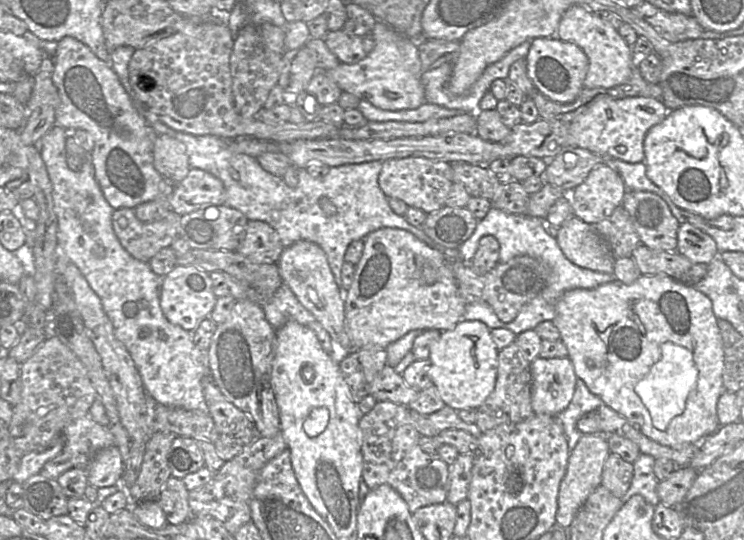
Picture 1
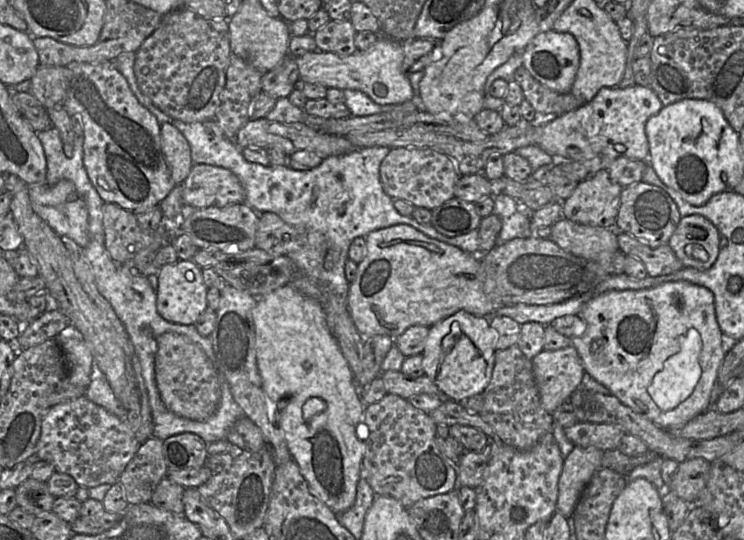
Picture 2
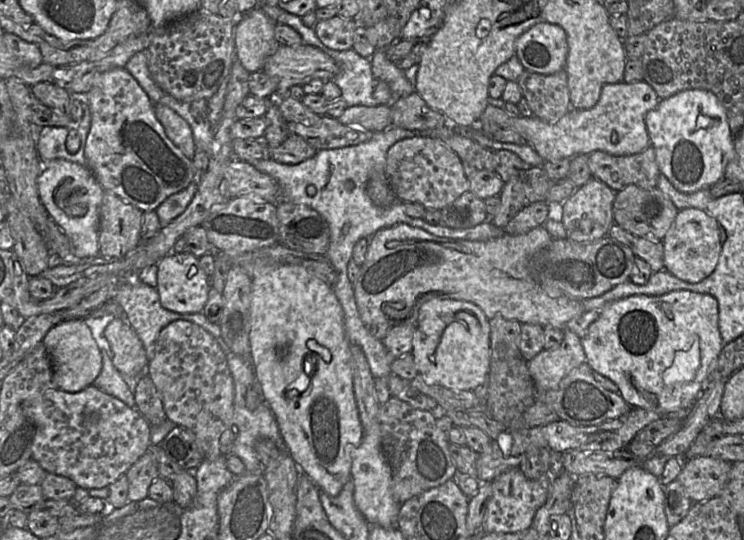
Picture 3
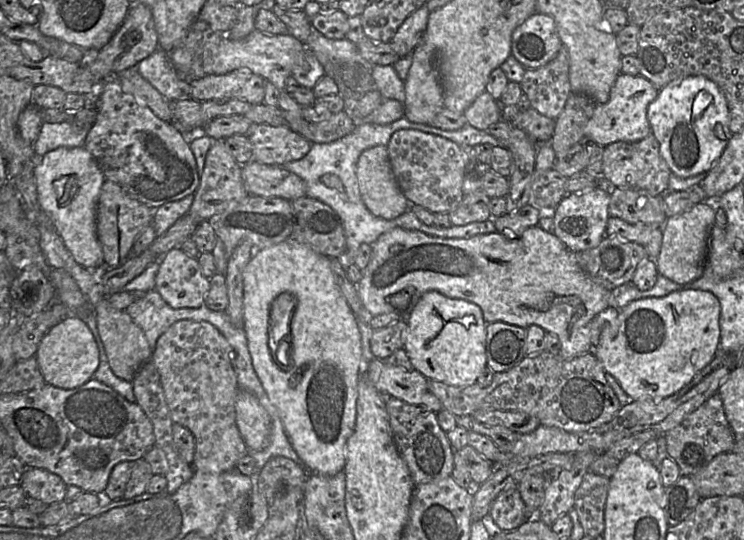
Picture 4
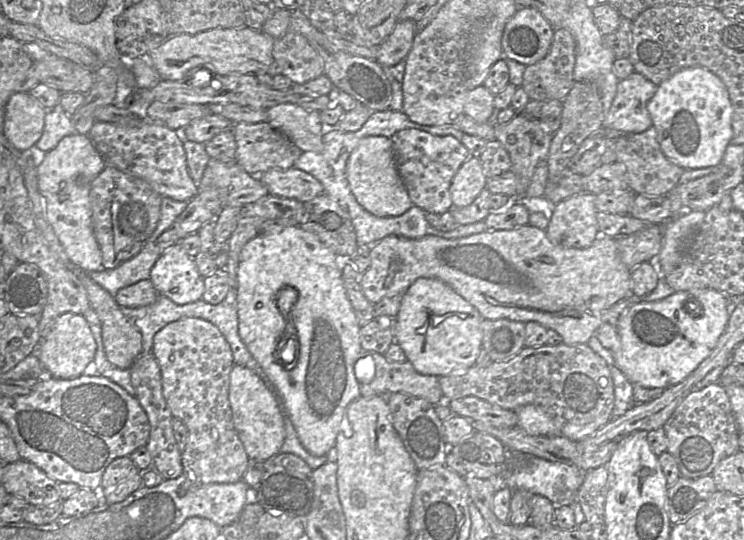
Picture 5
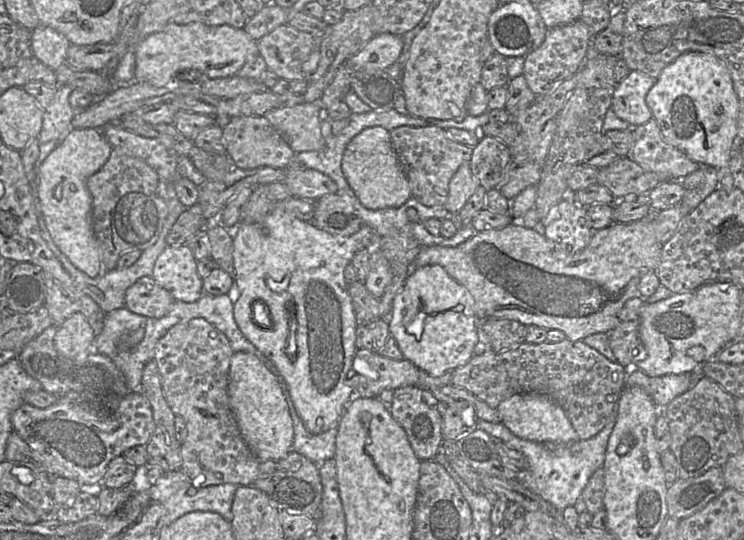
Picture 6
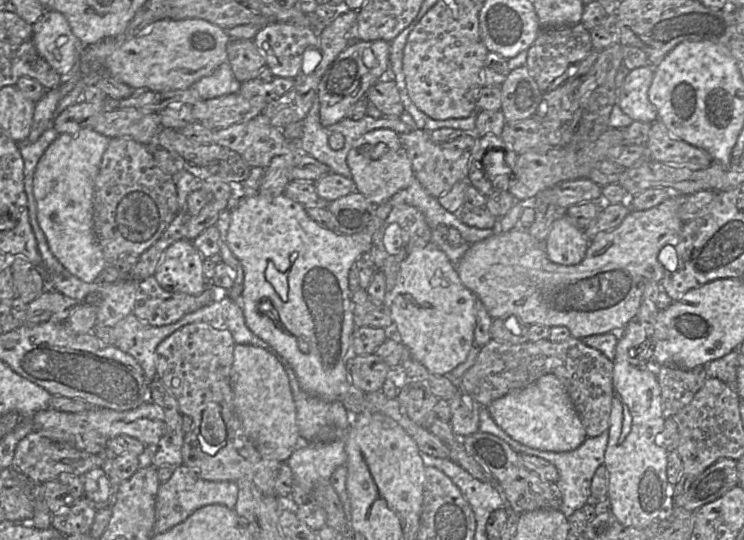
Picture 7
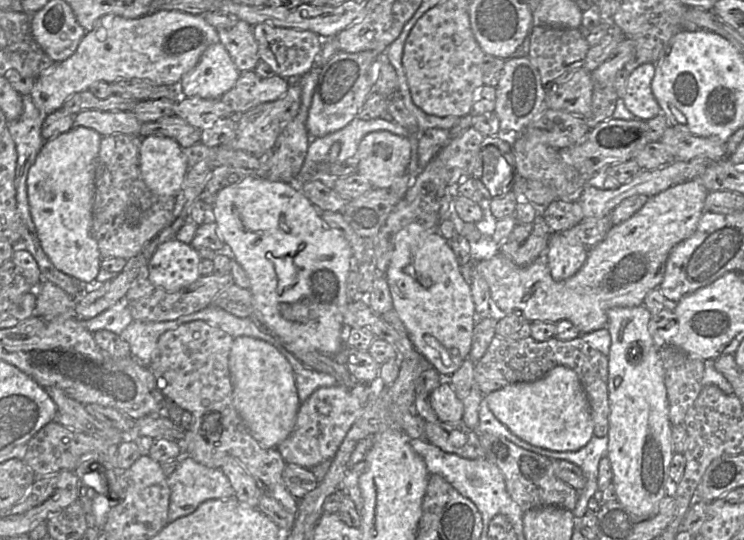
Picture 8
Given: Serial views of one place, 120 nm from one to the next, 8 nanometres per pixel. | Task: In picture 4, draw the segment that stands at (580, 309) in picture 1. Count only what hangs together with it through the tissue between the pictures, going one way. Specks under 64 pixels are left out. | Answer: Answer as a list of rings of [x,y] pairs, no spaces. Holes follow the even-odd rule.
[[[684,287],[673,291],[664,297],[648,297],[629,303],[626,307],[619,310],[617,318],[604,326],[600,334],[600,340],[593,349],[593,354],[602,364],[606,373],[611,374],[620,384],[631,401],[638,400],[658,400],[672,396],[687,386],[704,367],[706,367],[719,351],[720,341],[720,313],[721,306],[717,297],[708,291],[694,290]]]

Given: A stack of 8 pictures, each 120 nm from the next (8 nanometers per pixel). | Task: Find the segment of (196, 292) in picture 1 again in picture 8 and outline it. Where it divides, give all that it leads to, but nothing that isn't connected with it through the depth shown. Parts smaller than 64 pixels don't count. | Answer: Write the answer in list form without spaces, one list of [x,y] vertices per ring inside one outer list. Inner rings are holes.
[[[171,239],[156,248],[147,263],[146,275],[158,287],[169,292],[179,291],[200,277],[200,260],[191,244]]]

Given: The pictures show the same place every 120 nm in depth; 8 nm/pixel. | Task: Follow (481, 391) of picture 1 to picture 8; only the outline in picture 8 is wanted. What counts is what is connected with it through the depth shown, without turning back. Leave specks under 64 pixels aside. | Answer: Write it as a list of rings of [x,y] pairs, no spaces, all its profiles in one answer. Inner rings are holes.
[[[418,223],[402,228],[395,236],[394,249],[384,274],[395,310],[406,327],[414,348],[439,374],[449,377],[468,358],[477,322],[471,287],[463,278],[457,257],[448,241]]]

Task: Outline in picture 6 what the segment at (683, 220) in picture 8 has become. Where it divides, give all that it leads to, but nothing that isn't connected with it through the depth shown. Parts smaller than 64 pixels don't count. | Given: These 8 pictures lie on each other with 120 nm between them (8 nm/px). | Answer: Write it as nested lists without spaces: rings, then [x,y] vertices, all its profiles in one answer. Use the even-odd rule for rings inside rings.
[[[651,215],[647,217],[632,221],[632,222],[614,222],[611,225],[595,230],[591,236],[589,244],[582,250],[572,255],[567,255],[563,251],[558,251],[554,248],[553,244],[550,243],[547,238],[537,232],[534,228],[527,228],[521,225],[518,221],[513,221],[511,224],[498,229],[490,229],[482,232],[476,232],[474,236],[466,240],[465,242],[454,246],[424,246],[420,249],[417,256],[411,263],[411,270],[413,268],[419,268],[426,265],[440,265],[445,271],[458,283],[464,286],[469,292],[473,304],[474,311],[478,318],[478,321],[485,319],[510,319],[516,320],[526,326],[536,325],[543,327],[546,330],[558,329],[564,332],[566,337],[571,341],[583,340],[585,337],[595,333],[607,333],[617,327],[620,323],[618,314],[625,302],[628,299],[641,296],[639,292],[639,283],[641,278],[649,271],[655,271],[657,274],[657,268],[660,263],[660,256],[663,244],[661,244],[654,233],[651,224]]]

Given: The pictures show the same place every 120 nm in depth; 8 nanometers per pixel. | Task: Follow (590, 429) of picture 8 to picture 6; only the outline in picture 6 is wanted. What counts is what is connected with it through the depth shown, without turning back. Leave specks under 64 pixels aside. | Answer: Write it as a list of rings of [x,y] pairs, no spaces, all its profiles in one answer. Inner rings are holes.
[[[539,392],[515,394],[496,408],[500,422],[515,436],[533,442],[572,443],[579,440],[563,408],[548,395]]]

